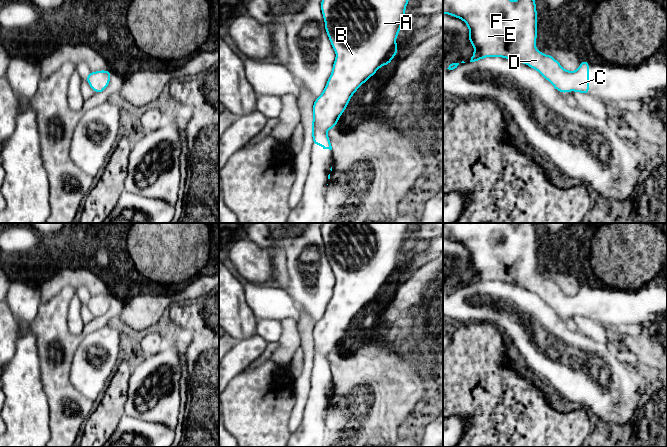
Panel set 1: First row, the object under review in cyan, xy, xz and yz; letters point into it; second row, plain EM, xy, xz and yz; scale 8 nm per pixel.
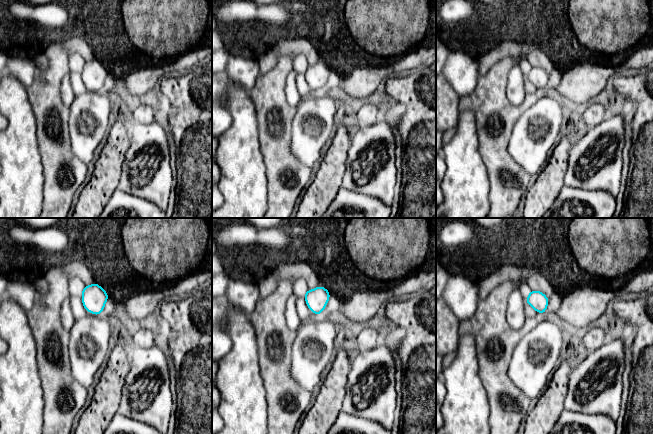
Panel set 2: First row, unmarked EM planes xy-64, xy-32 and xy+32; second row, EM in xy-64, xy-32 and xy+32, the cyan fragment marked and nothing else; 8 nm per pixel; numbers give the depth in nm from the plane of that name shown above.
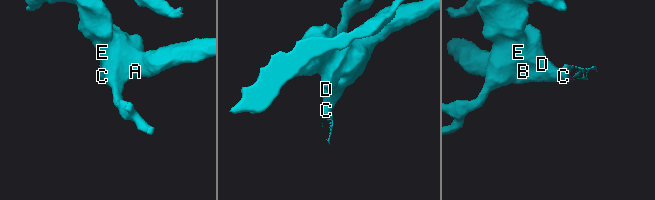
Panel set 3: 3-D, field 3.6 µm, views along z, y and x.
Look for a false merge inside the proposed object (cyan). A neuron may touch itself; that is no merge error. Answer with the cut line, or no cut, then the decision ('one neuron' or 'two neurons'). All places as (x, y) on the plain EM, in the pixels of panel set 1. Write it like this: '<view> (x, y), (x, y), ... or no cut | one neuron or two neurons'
no cut | one neuron

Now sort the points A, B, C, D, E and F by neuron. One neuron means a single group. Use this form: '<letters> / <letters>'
A B C D E F

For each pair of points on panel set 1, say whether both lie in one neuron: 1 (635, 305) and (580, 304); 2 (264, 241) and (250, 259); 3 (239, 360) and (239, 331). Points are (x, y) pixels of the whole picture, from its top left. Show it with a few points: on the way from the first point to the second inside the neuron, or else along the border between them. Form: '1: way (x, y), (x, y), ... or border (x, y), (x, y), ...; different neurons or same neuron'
1: way (621, 305), (594, 304); same neuron
2: way (260, 245), (252, 255); same neuron
3: border (255, 333), (237, 342); different neurons

